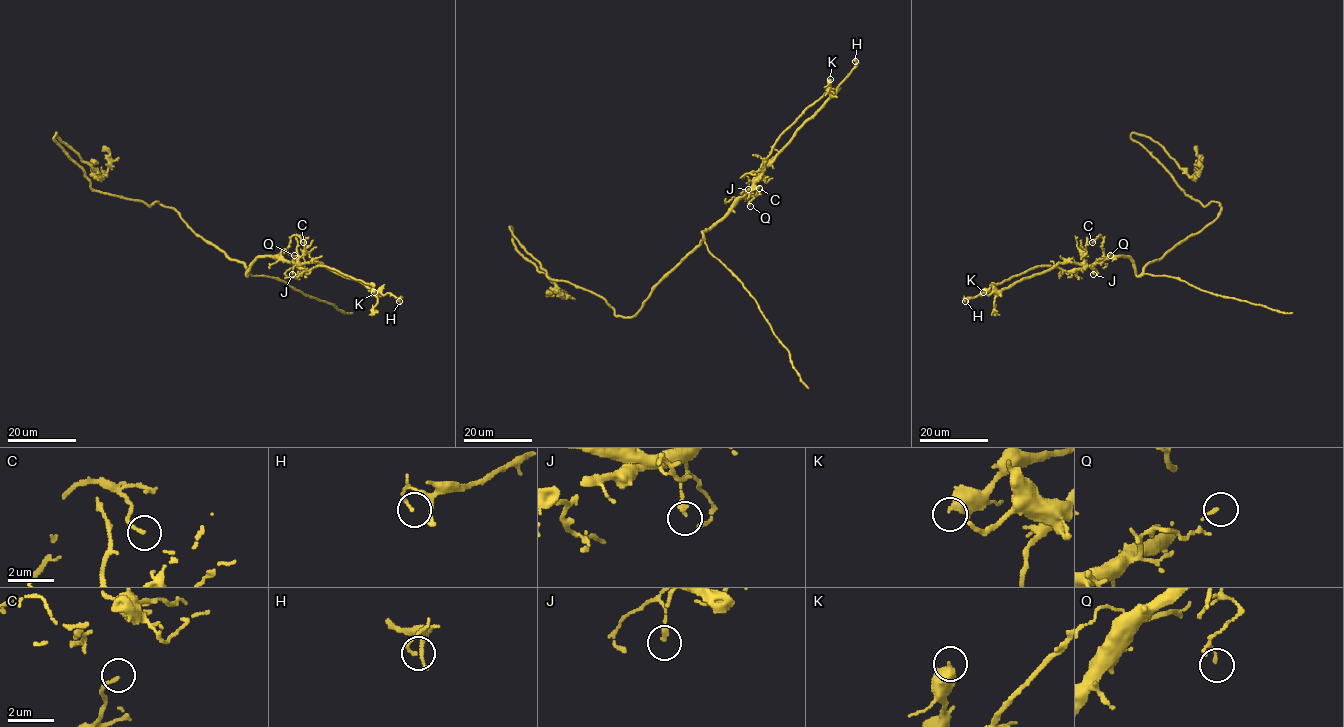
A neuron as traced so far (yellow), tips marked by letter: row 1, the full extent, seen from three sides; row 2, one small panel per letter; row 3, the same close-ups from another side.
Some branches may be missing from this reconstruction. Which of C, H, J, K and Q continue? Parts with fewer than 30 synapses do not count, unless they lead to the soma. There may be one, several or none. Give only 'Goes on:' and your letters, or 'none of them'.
Goes on: none of them

